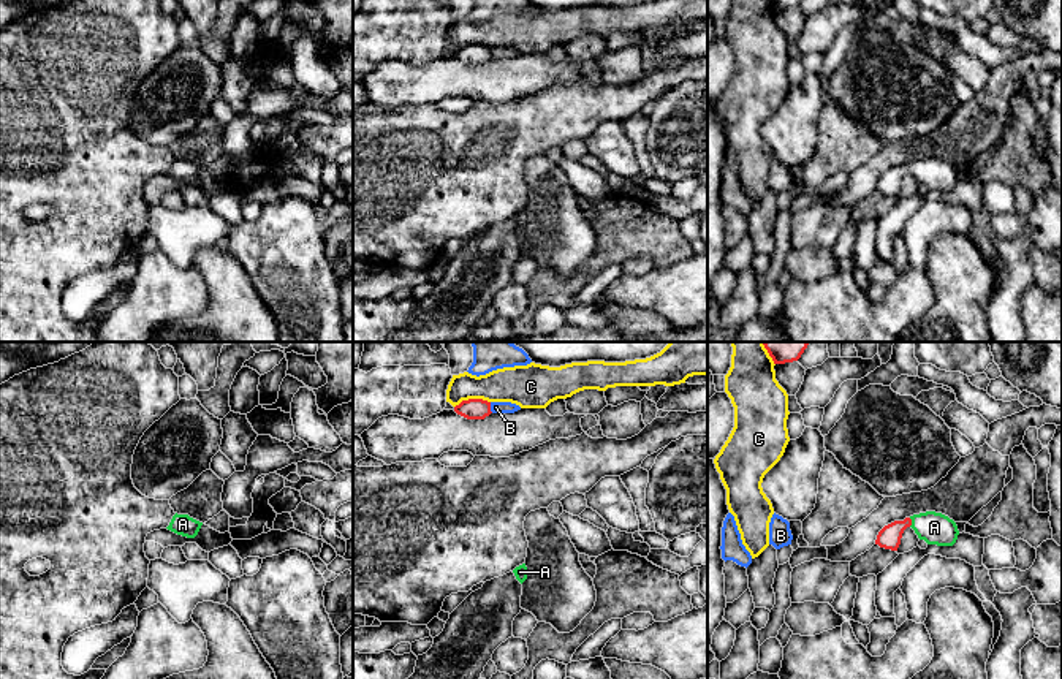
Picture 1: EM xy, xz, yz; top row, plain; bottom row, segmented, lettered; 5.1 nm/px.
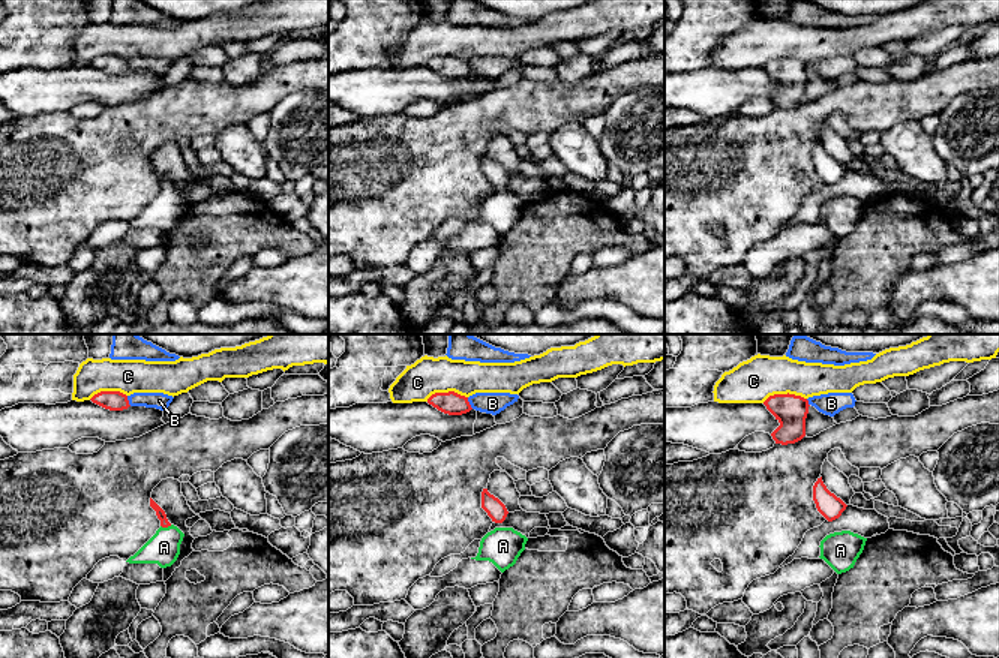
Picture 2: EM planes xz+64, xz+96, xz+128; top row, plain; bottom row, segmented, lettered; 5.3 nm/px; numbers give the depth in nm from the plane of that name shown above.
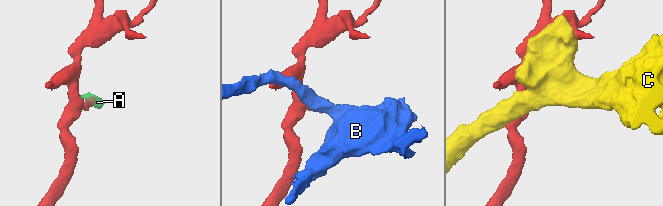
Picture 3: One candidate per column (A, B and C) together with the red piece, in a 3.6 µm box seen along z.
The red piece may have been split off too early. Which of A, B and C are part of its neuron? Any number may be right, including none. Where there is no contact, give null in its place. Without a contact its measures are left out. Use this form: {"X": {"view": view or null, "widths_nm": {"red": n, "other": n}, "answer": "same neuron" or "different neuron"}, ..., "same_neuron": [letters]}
{"A": {"view": "yz", "widths_nm": {"red": 110, "other": 160}, "answer": "same neuron"}, "B": {"view": "xz", "widths_nm": {"red": 110, "other": 60}, "answer": "different neuron"}, "C": {"view": "xz", "widths_nm": {"red": 110, "other": 190}, "answer": "different neuron"}, "same_neuron": ["A"]}

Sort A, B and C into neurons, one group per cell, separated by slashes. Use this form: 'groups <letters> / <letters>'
groups A / B / C

